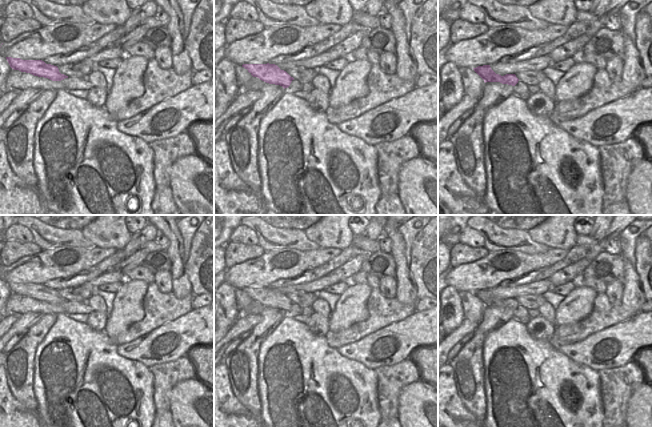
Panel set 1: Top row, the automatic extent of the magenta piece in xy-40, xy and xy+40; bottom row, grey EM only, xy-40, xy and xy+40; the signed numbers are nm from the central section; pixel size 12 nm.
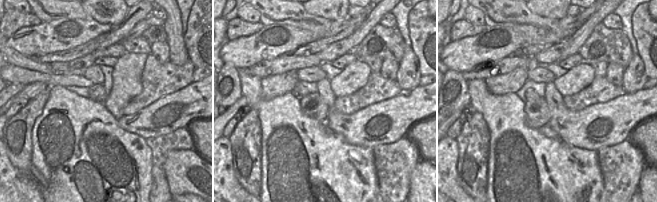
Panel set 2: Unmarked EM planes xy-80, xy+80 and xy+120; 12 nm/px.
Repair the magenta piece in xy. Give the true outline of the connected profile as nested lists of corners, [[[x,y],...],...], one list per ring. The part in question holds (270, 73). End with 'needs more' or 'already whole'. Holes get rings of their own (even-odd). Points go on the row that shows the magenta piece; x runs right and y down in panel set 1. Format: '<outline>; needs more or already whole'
[[[243,64],[242,67],[253,77],[269,84],[280,85],[288,93],[301,91],[301,83],[275,64]]]; needs more

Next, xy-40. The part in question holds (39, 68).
[[[6,57],[10,67],[14,70],[30,73],[34,76],[48,78],[52,81],[61,81],[68,76],[61,74],[57,66],[46,64],[42,60],[22,60]]]; already whole

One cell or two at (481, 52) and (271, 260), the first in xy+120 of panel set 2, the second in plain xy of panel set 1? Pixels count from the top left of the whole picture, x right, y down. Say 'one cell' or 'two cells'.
one cell

